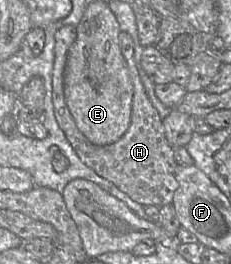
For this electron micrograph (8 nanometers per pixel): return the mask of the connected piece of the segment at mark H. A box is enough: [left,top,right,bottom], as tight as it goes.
[52,25,179,207]

